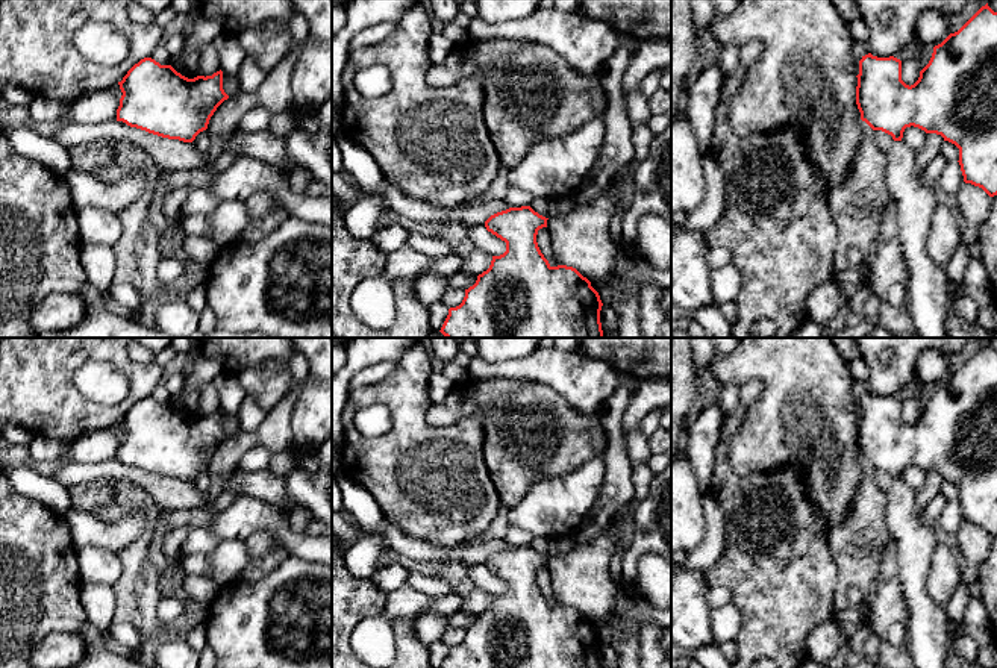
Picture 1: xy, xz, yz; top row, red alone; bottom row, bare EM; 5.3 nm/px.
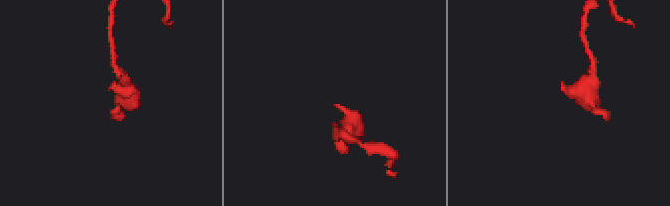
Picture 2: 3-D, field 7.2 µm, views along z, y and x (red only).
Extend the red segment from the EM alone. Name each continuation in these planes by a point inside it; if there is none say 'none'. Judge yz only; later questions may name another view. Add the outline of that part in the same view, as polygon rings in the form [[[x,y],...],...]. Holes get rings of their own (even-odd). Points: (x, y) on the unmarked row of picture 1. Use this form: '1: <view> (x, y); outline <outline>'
1: yz (926, 626); outline [[[894,480],[888,494],[885,527],[897,545],[900,579],[906,604],[906,638],[915,668],[945,668],[950,651],[945,606],[927,592],[930,556],[938,541],[921,520],[915,491]]]

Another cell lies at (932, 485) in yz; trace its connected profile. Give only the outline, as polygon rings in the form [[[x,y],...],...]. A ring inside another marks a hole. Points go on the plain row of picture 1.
[[[927,473],[923,488],[915,492],[915,506],[918,512],[939,495],[944,477],[936,473]]]

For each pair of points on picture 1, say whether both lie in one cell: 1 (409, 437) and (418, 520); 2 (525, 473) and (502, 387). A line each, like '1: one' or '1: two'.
1: one
2: one

